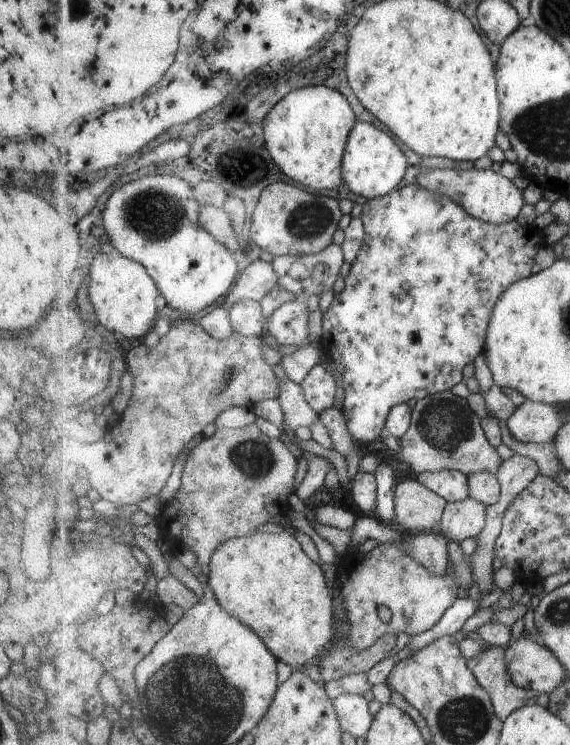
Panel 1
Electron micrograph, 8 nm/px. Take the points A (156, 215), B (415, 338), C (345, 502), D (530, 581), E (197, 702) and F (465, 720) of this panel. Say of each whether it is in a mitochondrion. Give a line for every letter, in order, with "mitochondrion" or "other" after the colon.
A: mitochondrion
B: other
C: other
D: other
E: mitochondrion
F: mitochondrion

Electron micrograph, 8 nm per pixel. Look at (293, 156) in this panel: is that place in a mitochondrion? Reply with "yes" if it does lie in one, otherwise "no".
no

